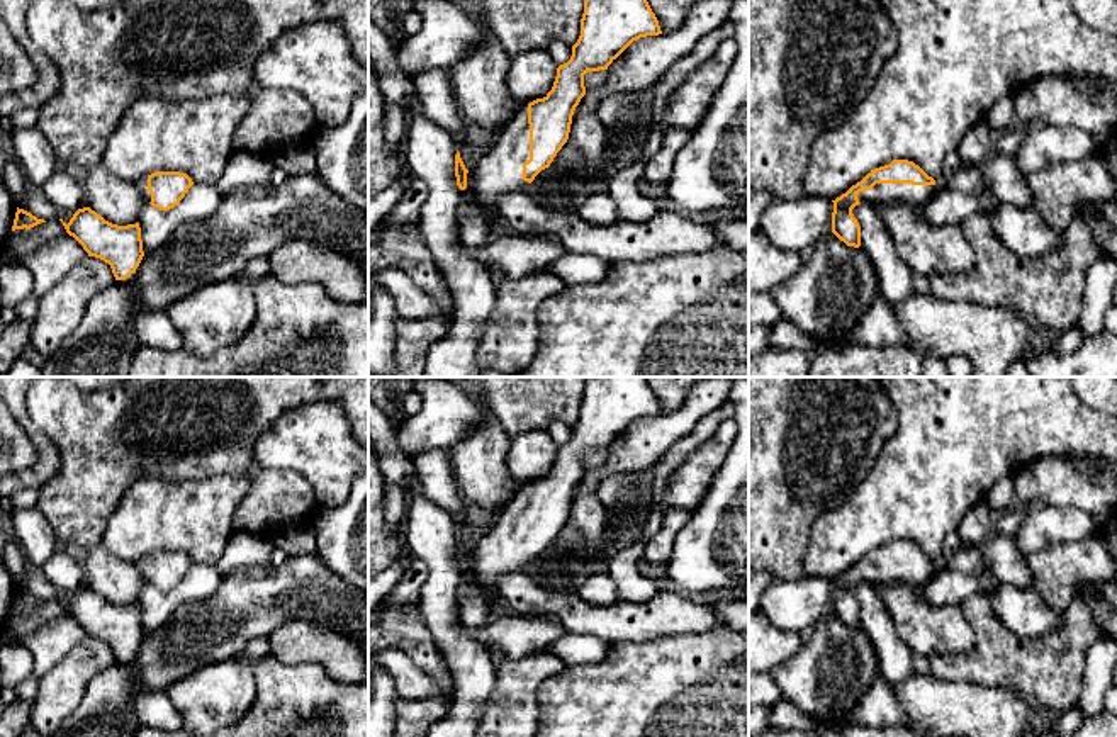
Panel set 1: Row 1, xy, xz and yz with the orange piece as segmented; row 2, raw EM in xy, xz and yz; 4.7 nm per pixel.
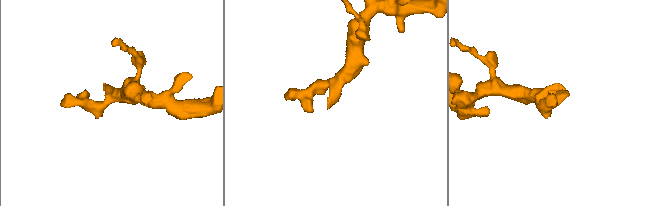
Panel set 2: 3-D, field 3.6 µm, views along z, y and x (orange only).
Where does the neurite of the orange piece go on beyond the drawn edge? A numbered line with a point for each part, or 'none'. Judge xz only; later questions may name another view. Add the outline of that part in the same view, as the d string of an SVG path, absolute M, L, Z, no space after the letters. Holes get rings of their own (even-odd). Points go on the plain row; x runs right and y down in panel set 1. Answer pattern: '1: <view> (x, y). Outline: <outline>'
1: xz (499, 549). Outline: M523 486L504 511L486 526L467 554L465 576L482 589L497 591L497 579L509 572L528 569L523 560L523 543L530 540L528 486Z

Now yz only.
1: yz (907, 574). Outline: M876 564L871 571L859 572L861 584L903 584L922 588L937 571L935 565L912 565L912 564Z

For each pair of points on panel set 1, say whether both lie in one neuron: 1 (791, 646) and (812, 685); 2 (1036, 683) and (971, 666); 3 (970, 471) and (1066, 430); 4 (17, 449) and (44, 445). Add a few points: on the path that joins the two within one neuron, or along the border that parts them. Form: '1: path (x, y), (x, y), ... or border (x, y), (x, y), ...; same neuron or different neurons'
1: border (808, 634), (805, 642), (769, 673); different neurons
2: path (1021, 668), (987, 666); same neuron
3: path (993, 449), (1012, 430), (1043, 430); same neuron
4: border (17, 423), (36, 454), (36, 459), (21, 472); different neurons

